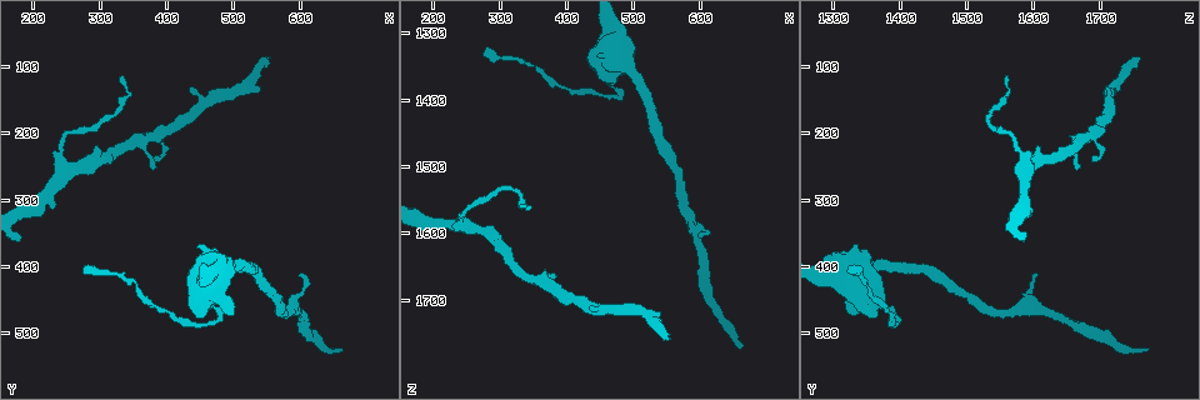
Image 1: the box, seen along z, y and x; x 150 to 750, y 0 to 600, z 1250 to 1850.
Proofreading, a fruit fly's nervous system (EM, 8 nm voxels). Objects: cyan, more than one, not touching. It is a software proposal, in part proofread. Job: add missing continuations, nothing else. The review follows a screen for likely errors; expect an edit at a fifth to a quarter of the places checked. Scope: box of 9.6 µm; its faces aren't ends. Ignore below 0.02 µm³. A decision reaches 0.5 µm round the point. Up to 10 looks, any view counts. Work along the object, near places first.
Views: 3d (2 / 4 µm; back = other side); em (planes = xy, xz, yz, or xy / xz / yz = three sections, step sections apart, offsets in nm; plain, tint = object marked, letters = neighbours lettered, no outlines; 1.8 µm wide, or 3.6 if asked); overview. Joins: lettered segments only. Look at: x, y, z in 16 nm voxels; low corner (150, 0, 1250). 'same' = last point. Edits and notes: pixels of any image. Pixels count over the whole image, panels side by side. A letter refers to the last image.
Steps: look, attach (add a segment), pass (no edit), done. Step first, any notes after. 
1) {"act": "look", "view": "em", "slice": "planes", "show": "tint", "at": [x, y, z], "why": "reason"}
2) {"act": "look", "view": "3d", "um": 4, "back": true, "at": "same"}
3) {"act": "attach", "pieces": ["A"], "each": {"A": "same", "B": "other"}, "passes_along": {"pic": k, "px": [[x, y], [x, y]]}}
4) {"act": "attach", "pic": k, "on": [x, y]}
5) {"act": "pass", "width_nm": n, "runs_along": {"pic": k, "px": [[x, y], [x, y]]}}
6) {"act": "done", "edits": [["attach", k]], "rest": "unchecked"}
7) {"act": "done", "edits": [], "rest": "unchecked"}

{"act": "look", "view": "em", "slice": "xy", "step": 8, "show": "tint", "at": [555, 90, 1760], "why": "free end"}

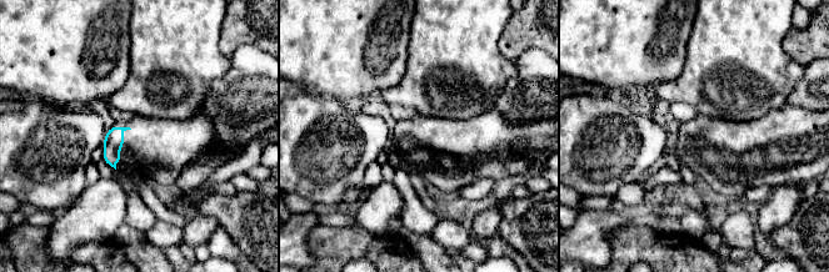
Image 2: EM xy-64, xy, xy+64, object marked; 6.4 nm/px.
{"act": "look", "view": "em", "slice": "xy", "step": 8, "show": "letters", "at": "same", "why": "what lies round it"}

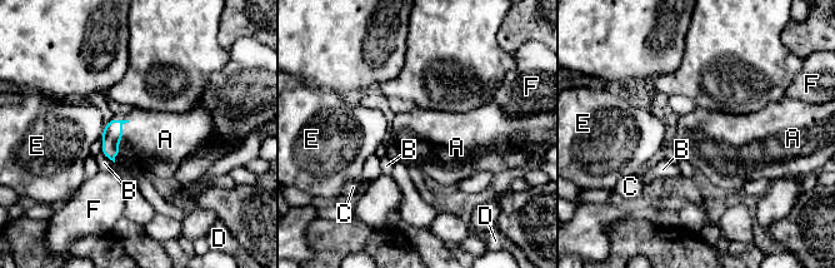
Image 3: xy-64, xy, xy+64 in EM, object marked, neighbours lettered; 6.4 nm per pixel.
{"act": "attach", "pieces": ["A"], "longest_contact_nm": ["A", 220], "each": {"A": "same", "B": "other", "C": "other", "D": "other", "E": "other", "F": "other"}, "found": "the neuron continues"}

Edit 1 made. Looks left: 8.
{"act": "look", "view": "em", "um": 3.6, "slice": "yz", "step": 4, "show": "tint", "at": [255, 250, 1590], "why": "a fork"}

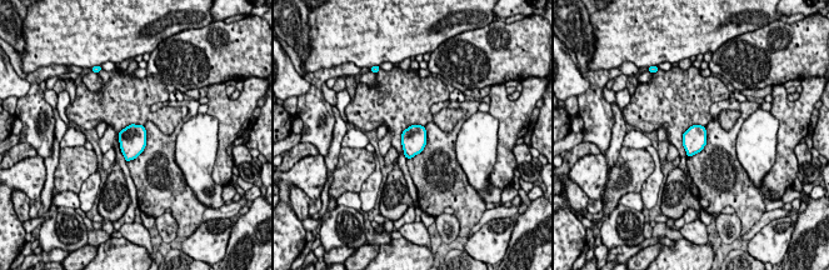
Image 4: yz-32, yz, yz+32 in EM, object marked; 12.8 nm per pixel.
{"act": "look", "view": "em", "um": 3.6, "slice": "planes", "show": "letters", "at": "same", "why": "another direction"}

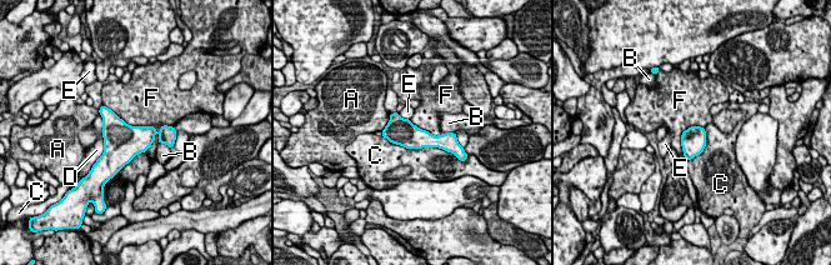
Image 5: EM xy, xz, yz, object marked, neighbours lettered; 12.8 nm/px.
{"act": "pass", "width_nm": 320, "each": {"A": "other", "B": "other", "C": "other", "D": "other", "E": "other", "F": "other"}, "found": "none of them fits"}

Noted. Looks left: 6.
{"act": "look", "view": "3d", "um": 2, "at": [275, 400, 1330], "why": "tapers out"}

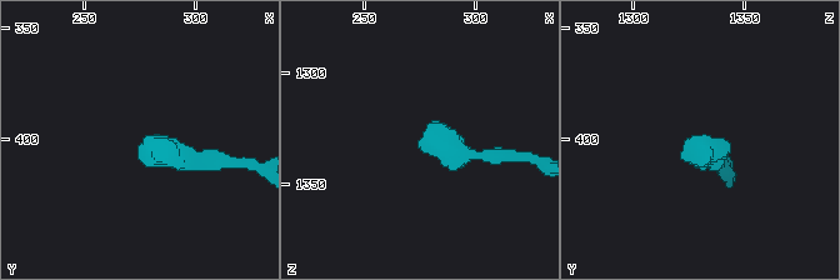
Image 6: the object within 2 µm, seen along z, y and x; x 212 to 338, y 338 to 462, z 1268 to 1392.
{"act": "look", "view": "em", "um": 3.6, "slice": "planes", "show": "letters", "at": [275, 404, 1329], "why": "shape alone is not enough"}

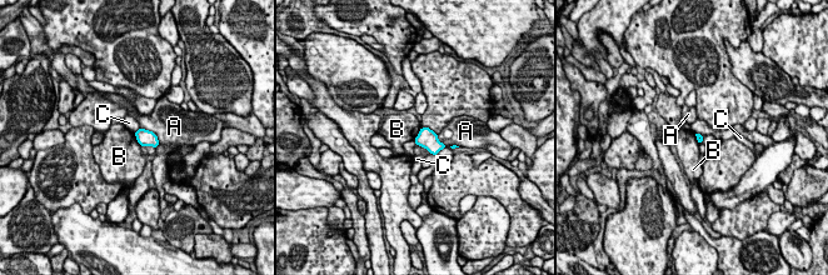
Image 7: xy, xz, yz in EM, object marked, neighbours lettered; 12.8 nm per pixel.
{"act": "pass", "each": {"A": "other", "B": "other", "C": "other"}, "border": {"pic": 7, "px": [[422, 128], [414, 140]]}, "found": "no lettered segment goes on from it"}

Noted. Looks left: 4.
{"act": "look", "view": "em", "slice": "planes", "show": "letters", "at": [660, 525, 1775], "why": "thin end"}

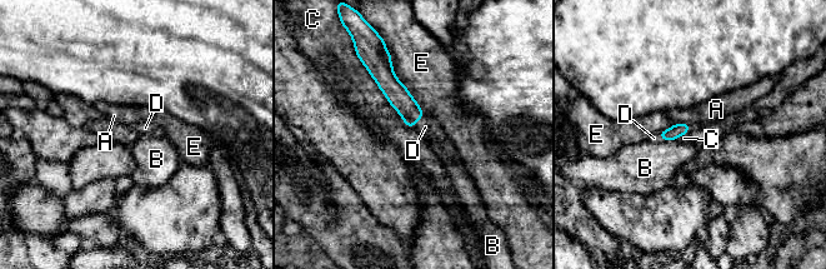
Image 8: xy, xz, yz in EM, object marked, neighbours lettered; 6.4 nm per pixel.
{"act": "attach", "pieces": ["D"], "each": {"A": "other", "B": "other", "C": "other", "D": "same", "E": "other"}, "passes_along": {"pic": 8, "px": [[396, 93], [419, 119], [425, 126]]}, "found": "the neuron continues"}

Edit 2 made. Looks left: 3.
{"act": "done", "edits": [["attach", 3], ["attach", 8]], "rest": "unchecked"}

